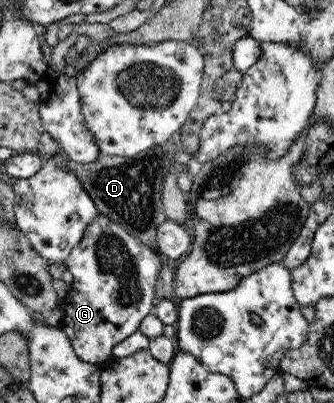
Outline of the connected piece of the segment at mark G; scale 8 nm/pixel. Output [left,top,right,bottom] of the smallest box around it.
[60,215,163,367]

